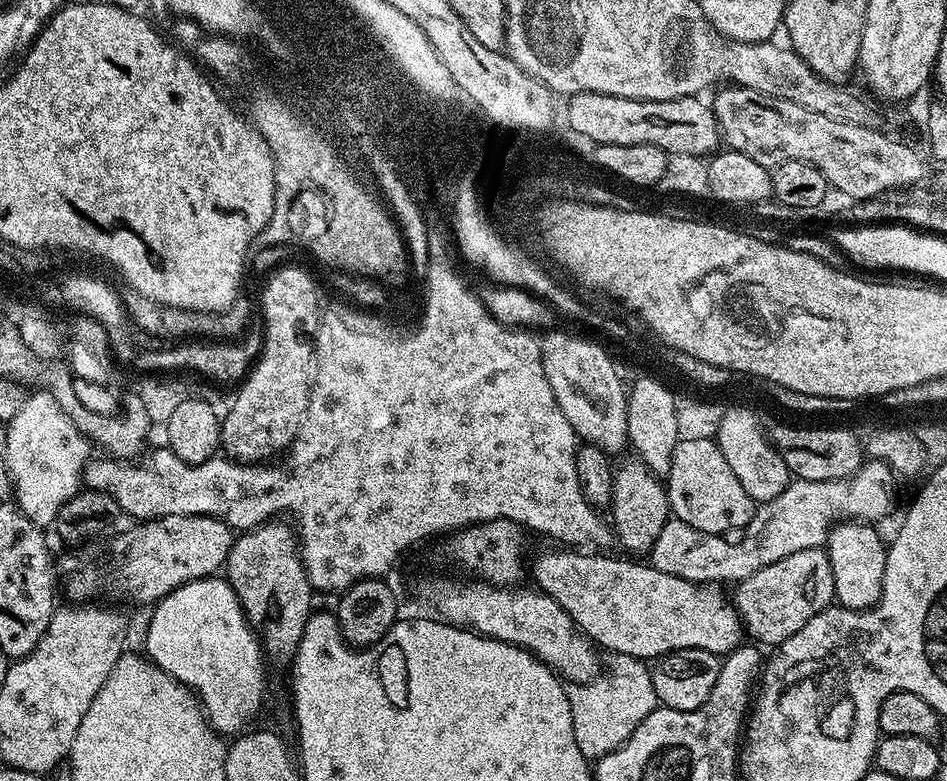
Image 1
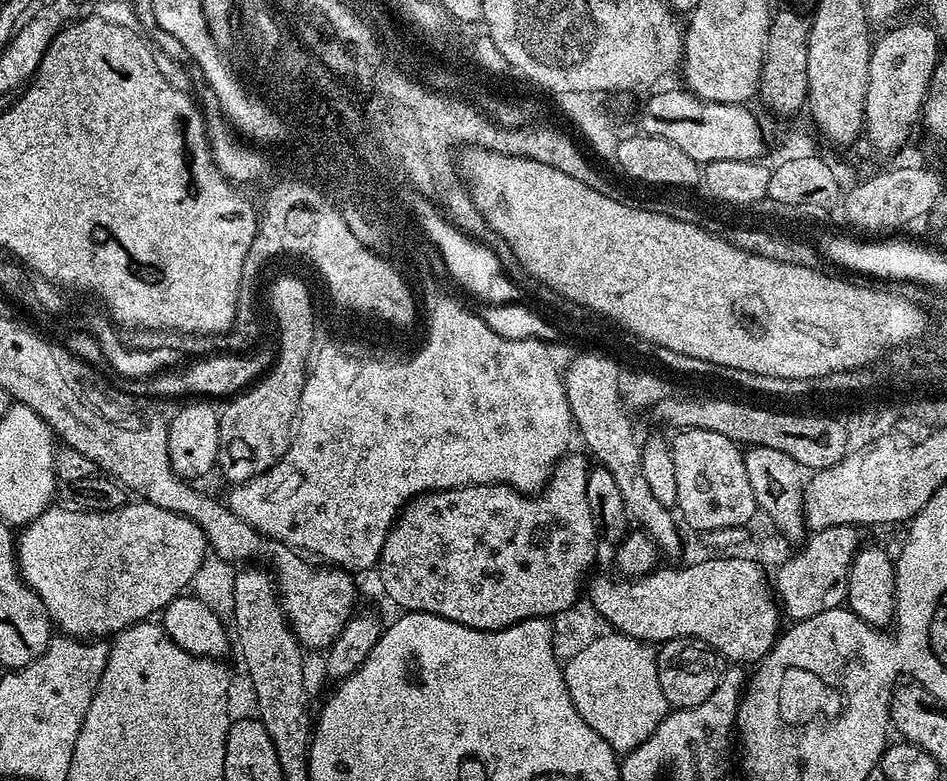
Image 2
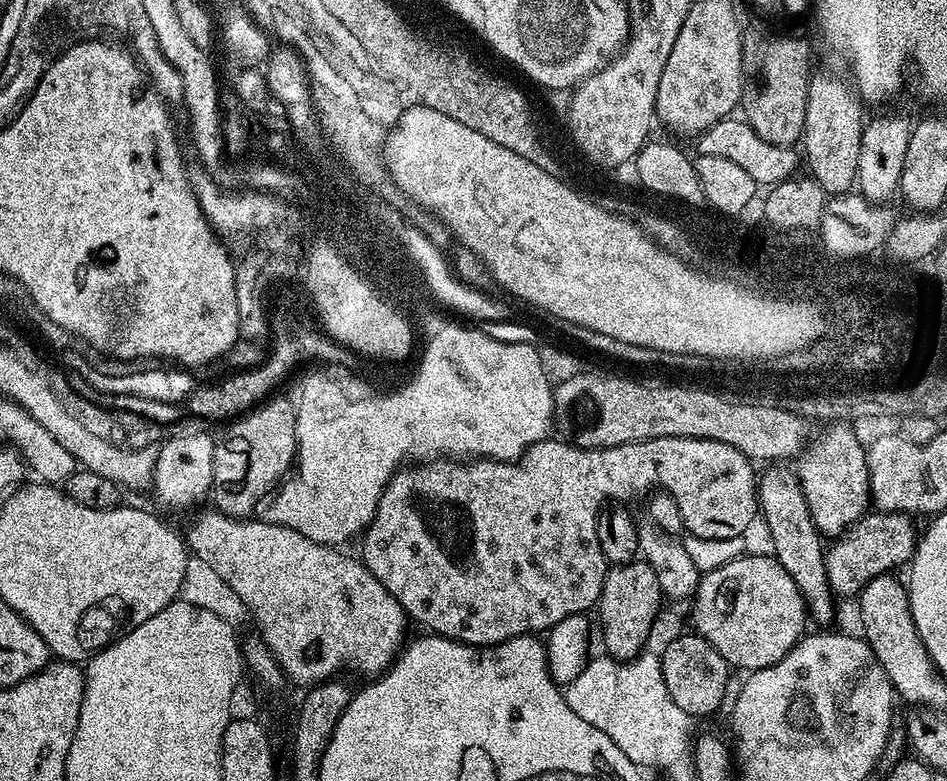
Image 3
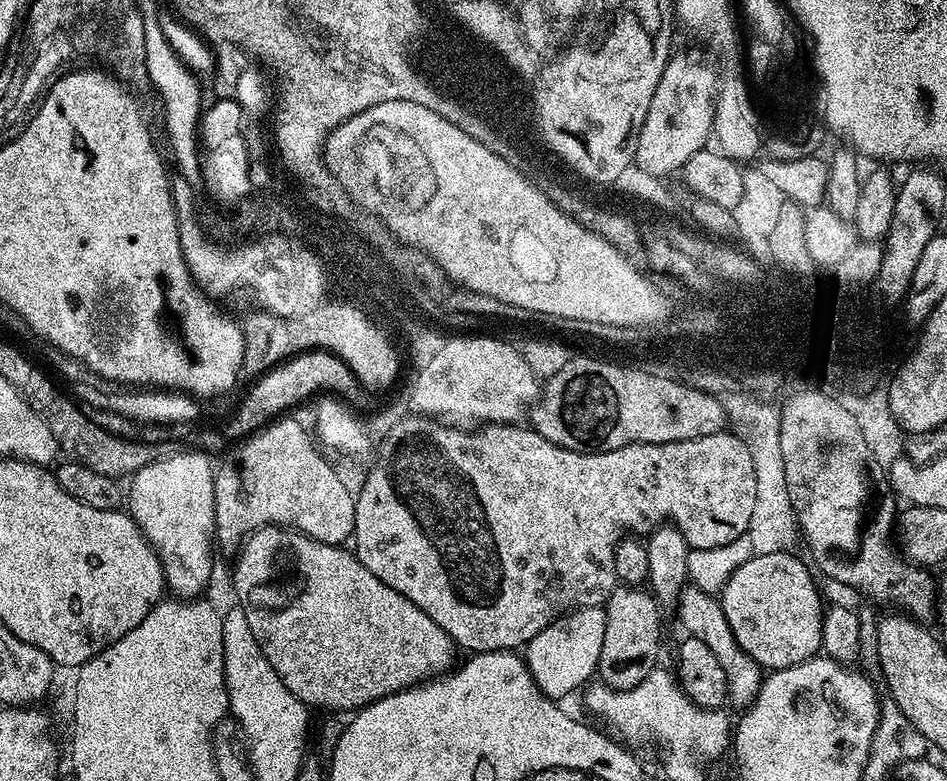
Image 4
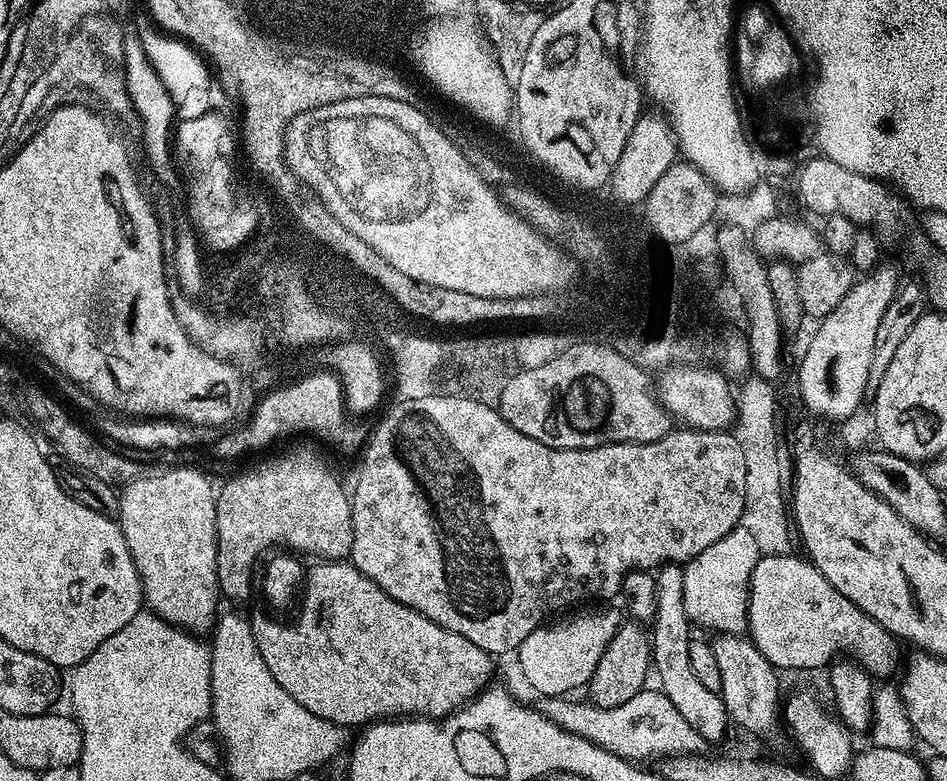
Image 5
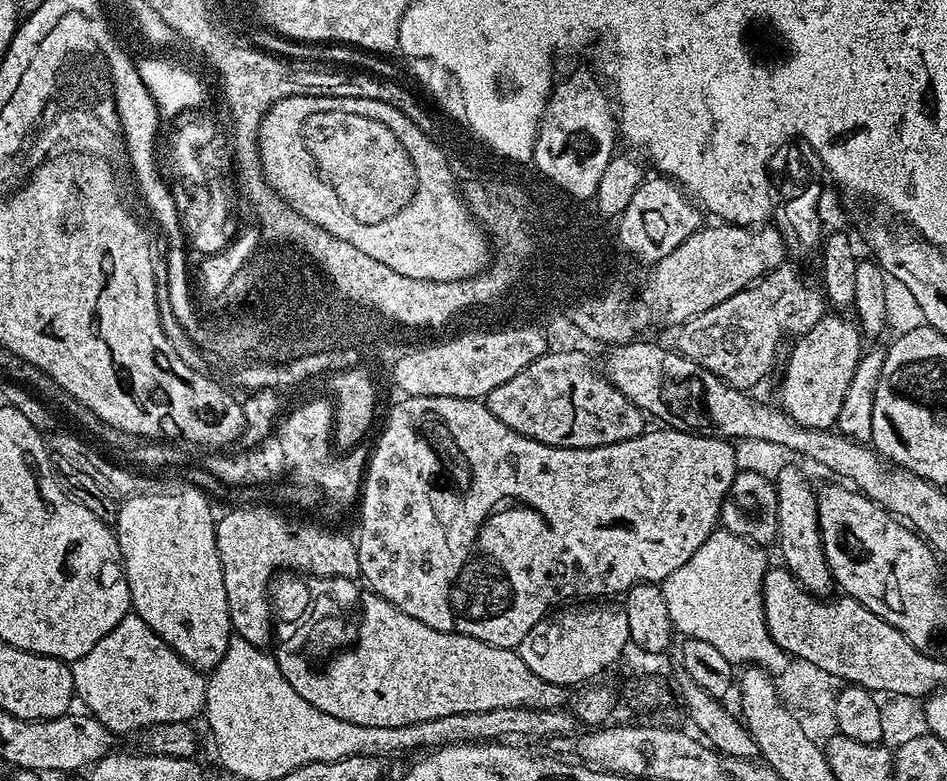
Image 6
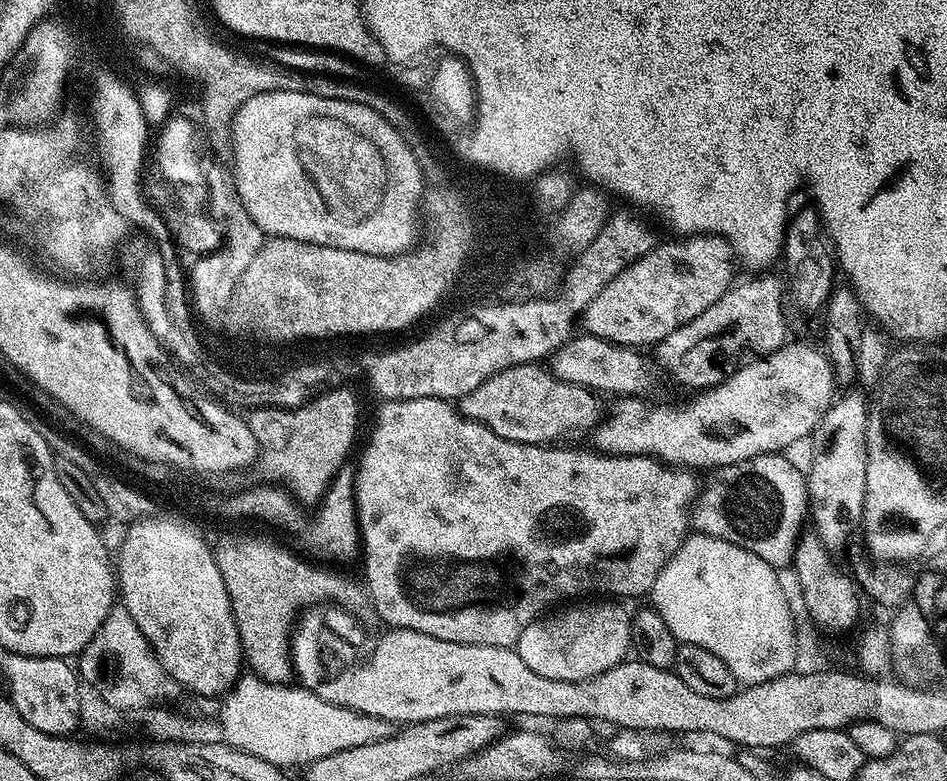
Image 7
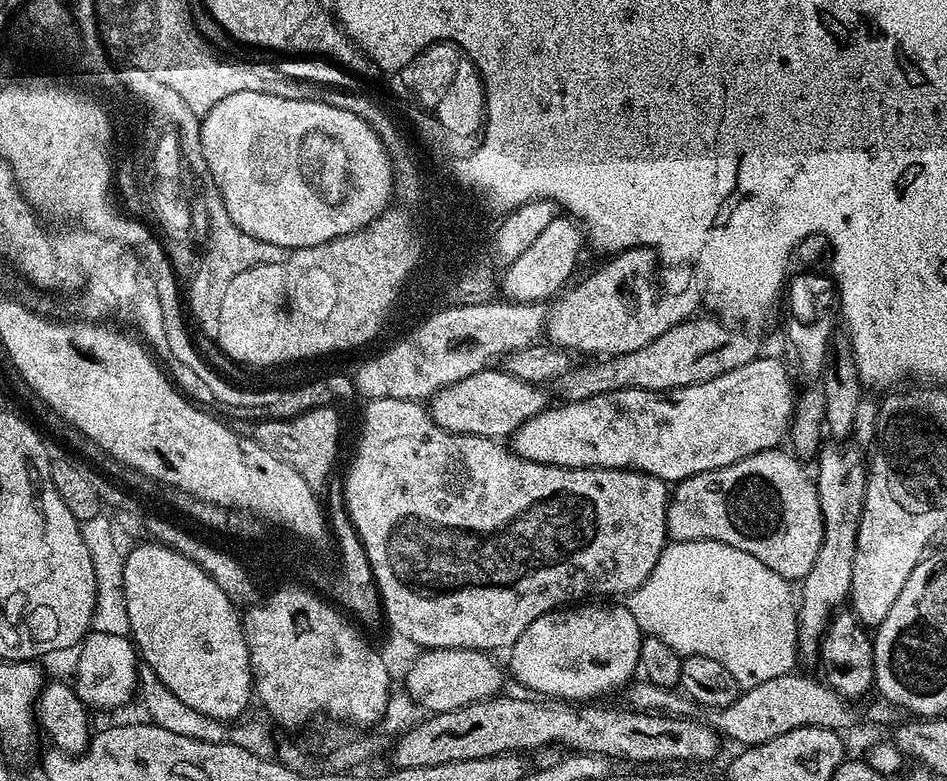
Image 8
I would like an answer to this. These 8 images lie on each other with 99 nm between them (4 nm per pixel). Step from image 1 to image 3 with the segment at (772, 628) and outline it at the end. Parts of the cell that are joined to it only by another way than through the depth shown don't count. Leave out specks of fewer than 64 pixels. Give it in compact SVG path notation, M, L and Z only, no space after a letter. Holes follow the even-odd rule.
M869 511L861 516L845 533L838 536L825 551L828 584L839 597L855 597L875 576L891 573L892 568L903 569L916 549L918 528L907 512Z

